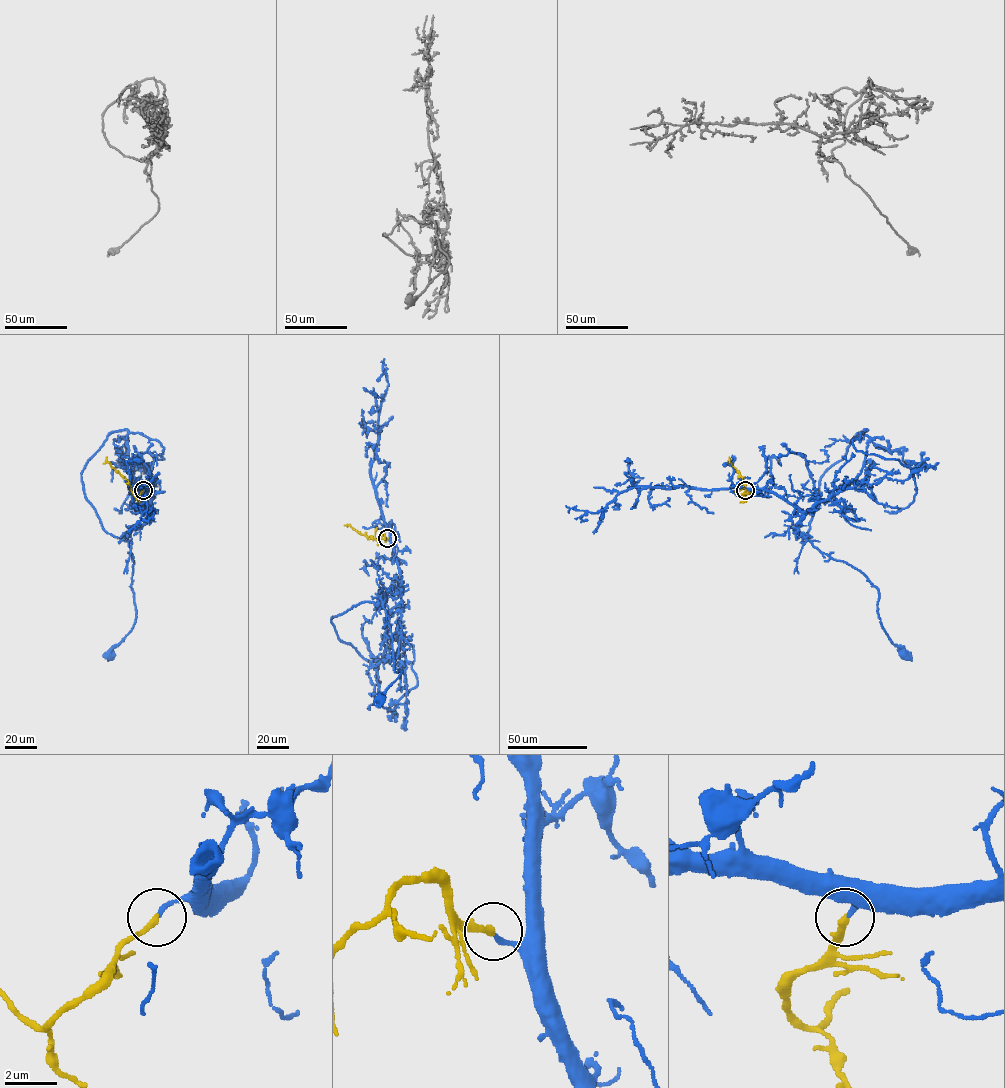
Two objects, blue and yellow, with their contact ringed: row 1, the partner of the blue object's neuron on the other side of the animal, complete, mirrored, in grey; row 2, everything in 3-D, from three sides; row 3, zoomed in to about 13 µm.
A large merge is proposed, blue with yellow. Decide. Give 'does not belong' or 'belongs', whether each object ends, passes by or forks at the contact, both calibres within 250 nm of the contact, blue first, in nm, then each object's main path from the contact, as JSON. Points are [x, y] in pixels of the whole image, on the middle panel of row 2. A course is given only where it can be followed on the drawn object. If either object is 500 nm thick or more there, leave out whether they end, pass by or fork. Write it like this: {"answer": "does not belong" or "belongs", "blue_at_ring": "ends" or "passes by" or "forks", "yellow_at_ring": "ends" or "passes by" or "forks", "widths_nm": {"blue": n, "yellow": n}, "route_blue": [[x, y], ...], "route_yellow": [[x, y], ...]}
{"answer": "belongs", "blue_at_ring": "ends", "yellow_at_ring": "ends", "widths_nm": {"blue": 180, "yellow": 260}, "route_blue": [[387, 538], [399, 570], [400, 595], [383, 589], [380, 599], [390, 627], [394, 670], [401, 673], [381, 699]], "route_yellow": [[387, 538], [382, 535], [377, 540], [347, 525]]}

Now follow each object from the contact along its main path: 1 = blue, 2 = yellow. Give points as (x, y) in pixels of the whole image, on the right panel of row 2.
1: (745, 490), (769, 490), (786, 499), (801, 513), (795, 530), (864, 575), (877, 589), (883, 629), (903, 653)
2: (745, 490), (743, 497), (745, 485), (729, 462), (729, 456)

